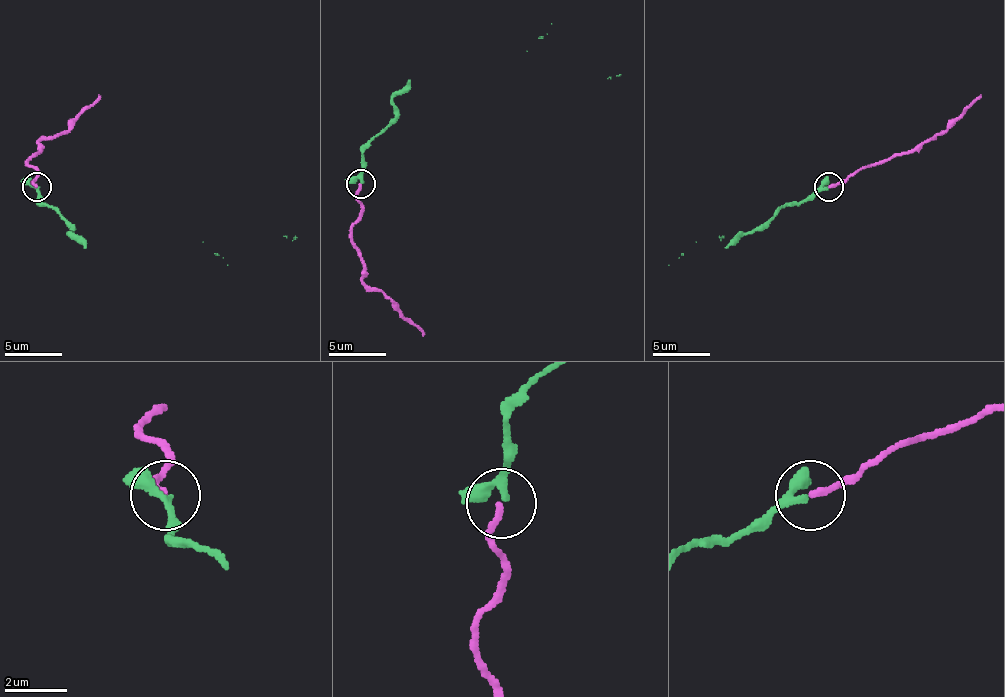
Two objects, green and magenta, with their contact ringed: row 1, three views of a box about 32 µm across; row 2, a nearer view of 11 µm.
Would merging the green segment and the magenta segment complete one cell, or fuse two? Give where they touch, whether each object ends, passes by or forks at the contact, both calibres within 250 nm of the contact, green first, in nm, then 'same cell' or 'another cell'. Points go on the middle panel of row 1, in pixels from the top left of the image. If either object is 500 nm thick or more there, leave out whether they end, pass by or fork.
place (360, 184); green passes by; magenta ends; calibres 190 and 220 nm; same cell

